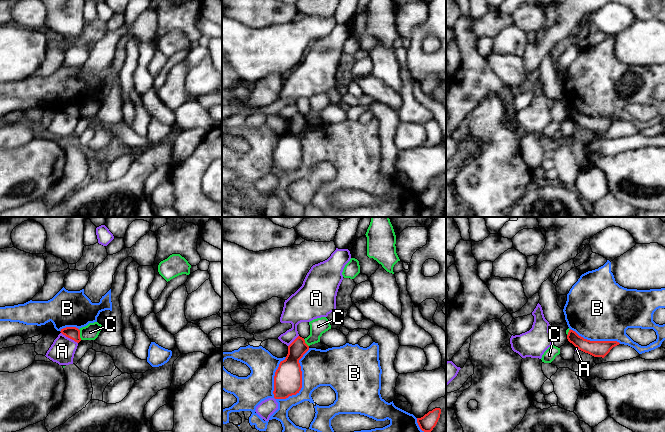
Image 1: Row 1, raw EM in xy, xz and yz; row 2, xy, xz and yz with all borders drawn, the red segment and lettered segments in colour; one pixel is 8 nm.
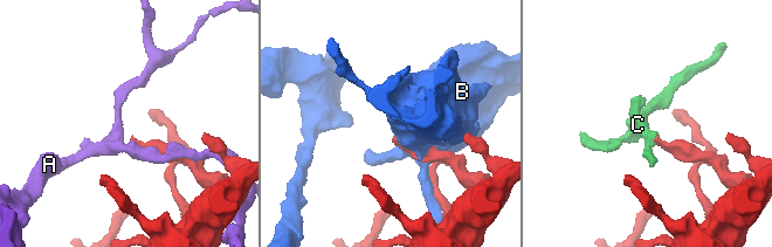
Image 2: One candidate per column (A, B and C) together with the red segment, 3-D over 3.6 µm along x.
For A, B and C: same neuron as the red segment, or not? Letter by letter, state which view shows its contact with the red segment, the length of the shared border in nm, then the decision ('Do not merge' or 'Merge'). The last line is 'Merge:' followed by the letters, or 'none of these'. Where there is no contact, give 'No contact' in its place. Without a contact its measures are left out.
A: Touches red in xy. Shared border 160 nm. Do not merge
B: Touches red in xz. Shared border 500 nm. Do not merge
C: Touches red in xy. Shared border 90 nm. Do not merge
Merge: none of these

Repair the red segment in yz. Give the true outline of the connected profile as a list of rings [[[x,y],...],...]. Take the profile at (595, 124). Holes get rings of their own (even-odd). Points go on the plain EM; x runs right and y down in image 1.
[[[569,106],[567,115],[579,126],[588,129],[594,133],[604,134],[610,126],[619,121],[617,117],[590,117],[579,112],[575,107]]]

